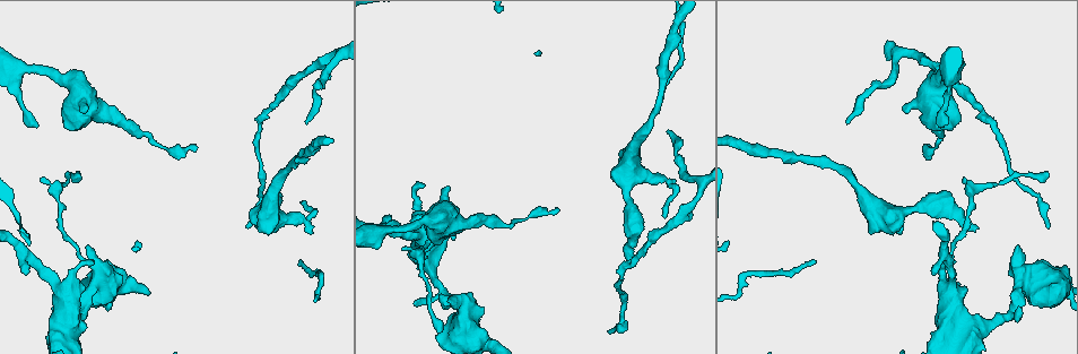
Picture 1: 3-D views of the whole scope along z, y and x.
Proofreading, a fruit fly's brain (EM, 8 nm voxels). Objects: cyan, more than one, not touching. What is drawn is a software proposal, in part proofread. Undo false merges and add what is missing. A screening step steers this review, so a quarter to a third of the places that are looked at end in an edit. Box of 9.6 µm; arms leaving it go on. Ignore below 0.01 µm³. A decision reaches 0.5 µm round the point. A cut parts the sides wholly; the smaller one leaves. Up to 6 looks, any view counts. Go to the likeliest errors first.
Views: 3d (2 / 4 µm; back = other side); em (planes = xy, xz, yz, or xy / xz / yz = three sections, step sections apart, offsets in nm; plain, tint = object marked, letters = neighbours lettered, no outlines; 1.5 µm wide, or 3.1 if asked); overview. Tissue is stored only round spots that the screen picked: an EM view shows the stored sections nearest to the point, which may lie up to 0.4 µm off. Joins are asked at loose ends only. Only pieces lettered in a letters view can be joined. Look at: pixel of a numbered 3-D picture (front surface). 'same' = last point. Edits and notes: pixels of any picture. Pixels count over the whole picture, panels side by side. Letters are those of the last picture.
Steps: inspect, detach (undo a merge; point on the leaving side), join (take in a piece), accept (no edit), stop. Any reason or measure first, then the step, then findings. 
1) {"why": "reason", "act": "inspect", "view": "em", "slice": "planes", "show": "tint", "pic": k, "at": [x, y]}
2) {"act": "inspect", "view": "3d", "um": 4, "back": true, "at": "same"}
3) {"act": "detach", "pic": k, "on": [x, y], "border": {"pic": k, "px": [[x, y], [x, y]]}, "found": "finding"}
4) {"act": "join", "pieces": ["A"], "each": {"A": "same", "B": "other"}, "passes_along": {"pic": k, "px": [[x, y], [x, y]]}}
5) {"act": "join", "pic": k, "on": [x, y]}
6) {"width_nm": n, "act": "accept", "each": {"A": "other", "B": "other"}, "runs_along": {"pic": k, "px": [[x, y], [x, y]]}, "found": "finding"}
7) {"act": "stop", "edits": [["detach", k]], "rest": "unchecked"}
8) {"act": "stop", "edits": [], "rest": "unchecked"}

{"why": "free end", "act": "inspect", "view": "3d", "um": 4, "pic": 1, "at": [977, 229]}

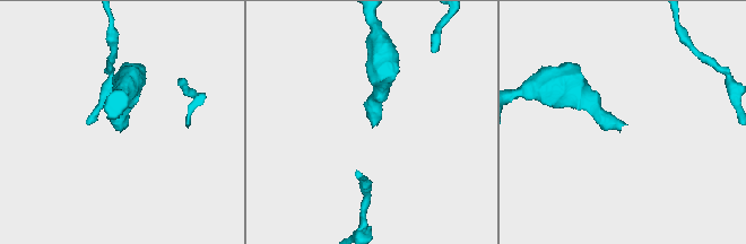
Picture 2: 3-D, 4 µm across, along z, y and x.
{"act": "inspect", "view": "em", "slice": "xy", "step": 4, "show": "tint", "pic": 2, "at": [374, 124]}

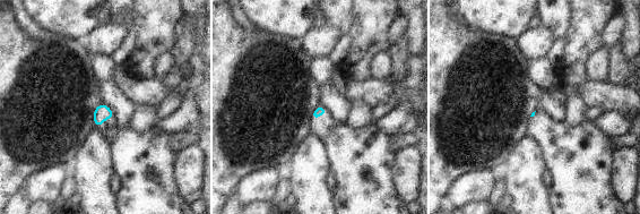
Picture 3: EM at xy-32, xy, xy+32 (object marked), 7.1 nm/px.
{"why": "cut it another way", "act": "inspect", "view": "em", "slice": "planes", "show": "letters", "at": "same"}

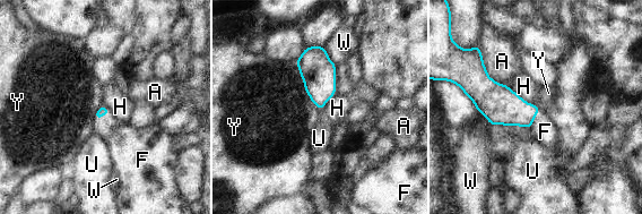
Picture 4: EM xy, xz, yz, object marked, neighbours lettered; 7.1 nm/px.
{"act": "join", "pieces": ["F"], "each": {"A": "other", "F": "same", "H": "other", "U": "other", "W": "other", "Y": "other"}, "found": "the neuron continues"}

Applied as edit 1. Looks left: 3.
{"why": "calibre changes", "act": "inspect", "view": "3d", "um": 4, "pic": 1, "at": [79, 268]}

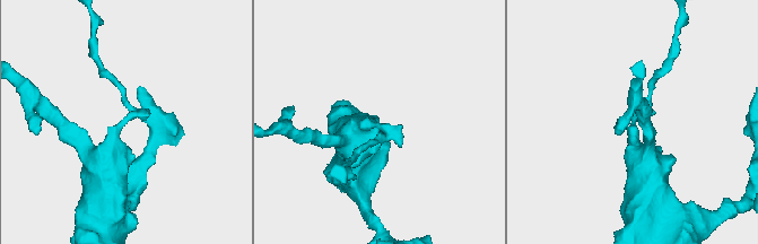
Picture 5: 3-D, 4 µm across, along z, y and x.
{"act": "inspect", "view": "em", "slice": "xy", "step": 8, "show": "letters", "pic": 5, "at": [127, 120]}

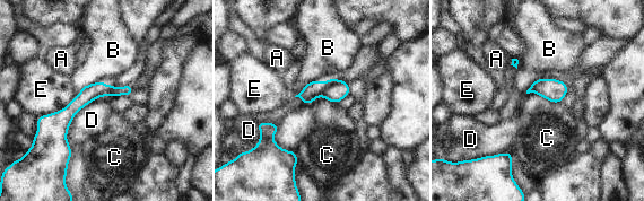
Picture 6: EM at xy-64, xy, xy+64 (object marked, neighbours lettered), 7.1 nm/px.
{"why": "another direction", "act": "inspect", "view": "em", "slice": "planes", "show": "letters", "at": "same"}

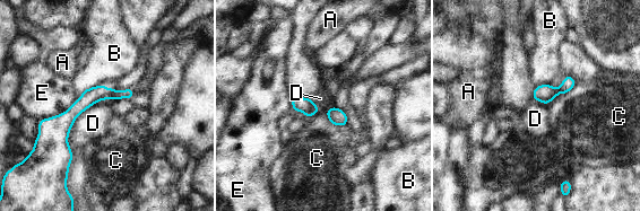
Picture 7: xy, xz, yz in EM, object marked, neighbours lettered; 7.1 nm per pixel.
{"act": "detach", "pic": 7, "on": [113, 94], "each": {"A": "other", "B": "other", "C": "other", "D": "other", "E": "other"}, "border": {"pic": 7, "px": [[109, 89], [107, 97]]}, "found": "a second neuron is stuck on"}

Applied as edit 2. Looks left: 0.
{"act": "stop", "edits": [["join", 4], ["detach", 7]], "rest": "unchecked"}

